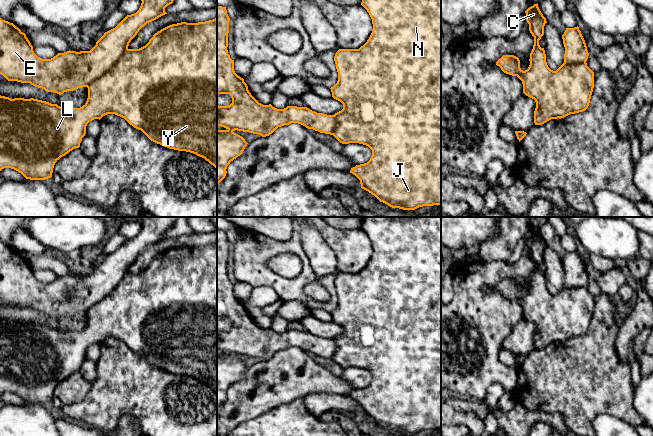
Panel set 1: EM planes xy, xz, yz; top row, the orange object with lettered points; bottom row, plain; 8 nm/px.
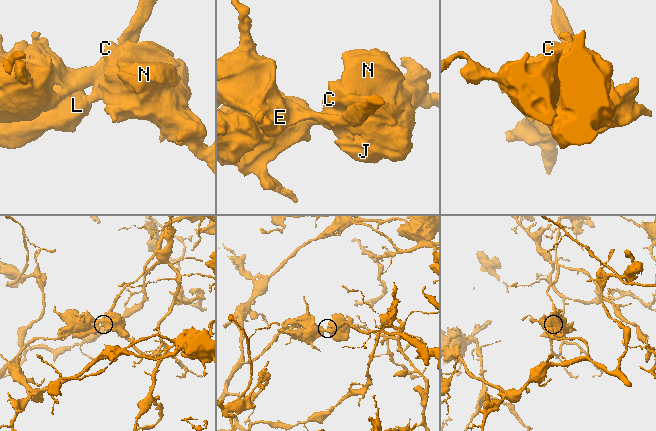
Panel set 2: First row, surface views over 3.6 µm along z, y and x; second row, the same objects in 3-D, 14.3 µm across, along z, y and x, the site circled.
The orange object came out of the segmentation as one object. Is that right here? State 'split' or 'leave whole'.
split

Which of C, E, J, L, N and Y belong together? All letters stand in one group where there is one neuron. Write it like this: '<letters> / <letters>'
C J L N Y / E

